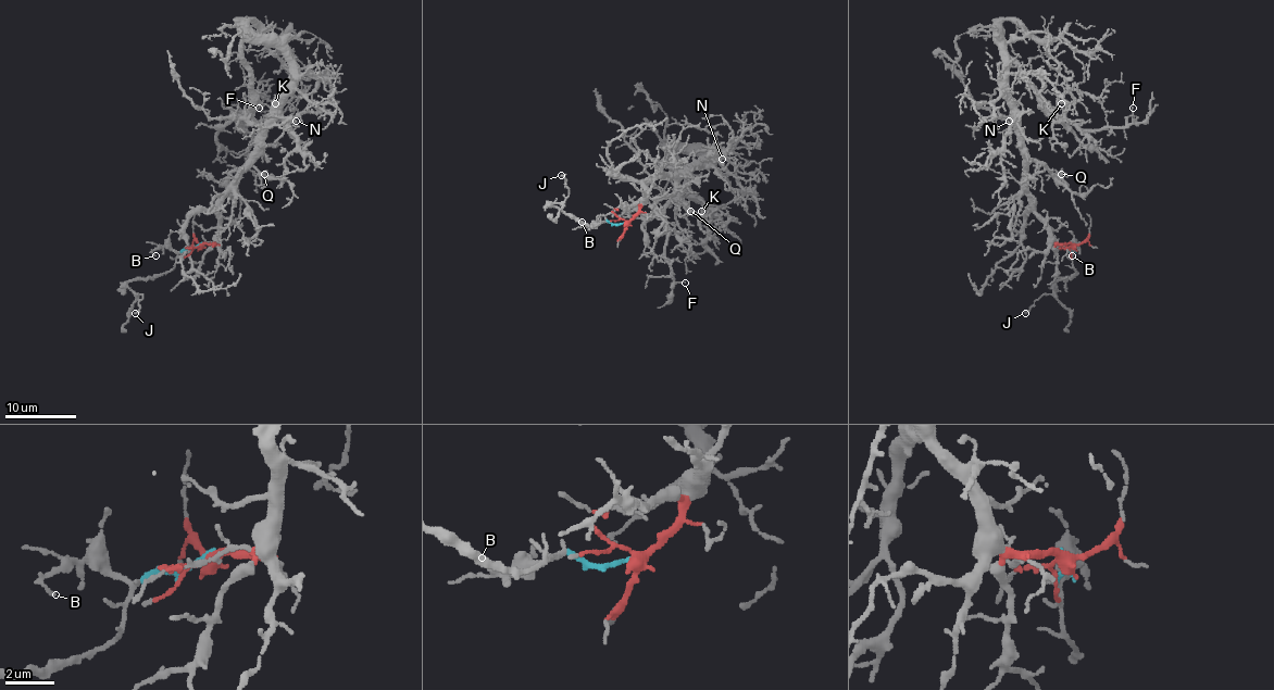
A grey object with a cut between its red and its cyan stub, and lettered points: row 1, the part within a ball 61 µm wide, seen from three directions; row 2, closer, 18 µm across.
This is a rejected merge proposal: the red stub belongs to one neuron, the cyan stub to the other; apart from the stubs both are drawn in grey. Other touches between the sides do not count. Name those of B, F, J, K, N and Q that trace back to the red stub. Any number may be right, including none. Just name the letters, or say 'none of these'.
F, K, N, Q

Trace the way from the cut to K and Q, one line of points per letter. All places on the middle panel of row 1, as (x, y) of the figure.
K: (626, 223), (646, 184), (715, 154), (682, 149), (684, 184), (719, 206), (701, 212)
Q: (626, 223), (645, 201), (645, 185), (653, 178), (673, 178), (673, 203), (682, 215), (690, 210)

